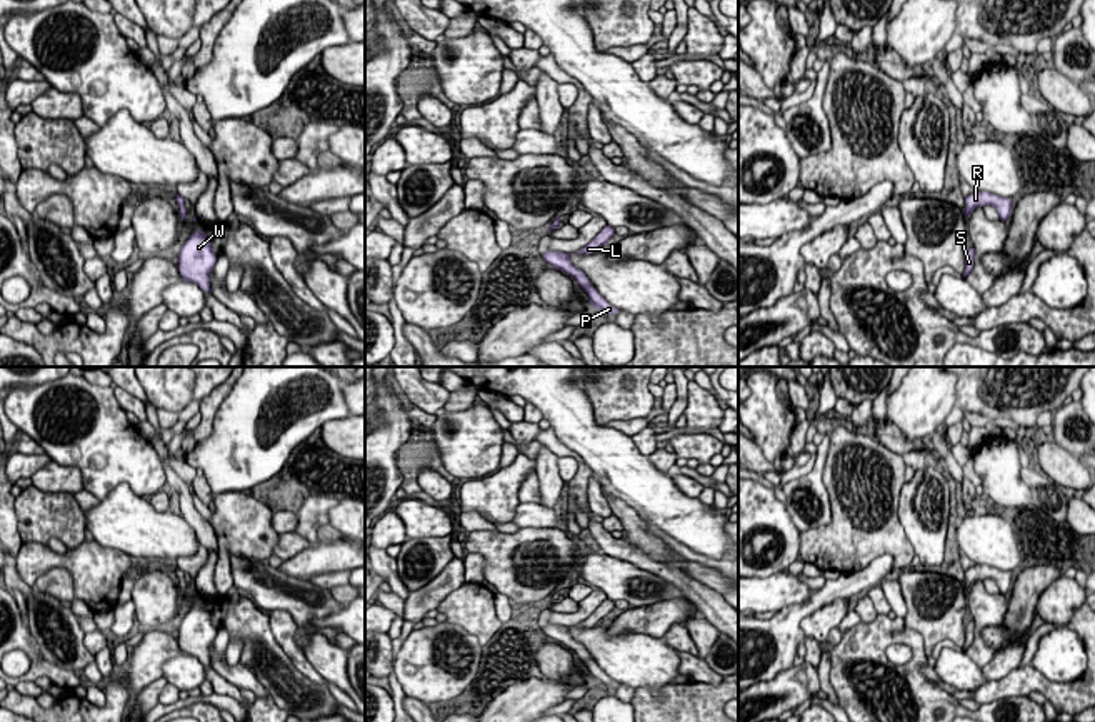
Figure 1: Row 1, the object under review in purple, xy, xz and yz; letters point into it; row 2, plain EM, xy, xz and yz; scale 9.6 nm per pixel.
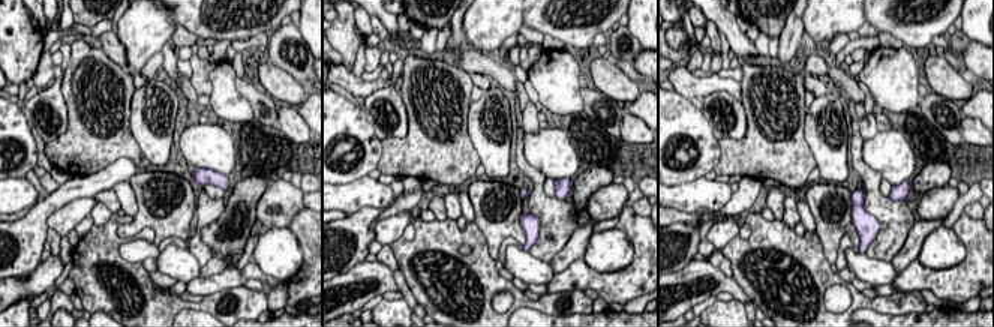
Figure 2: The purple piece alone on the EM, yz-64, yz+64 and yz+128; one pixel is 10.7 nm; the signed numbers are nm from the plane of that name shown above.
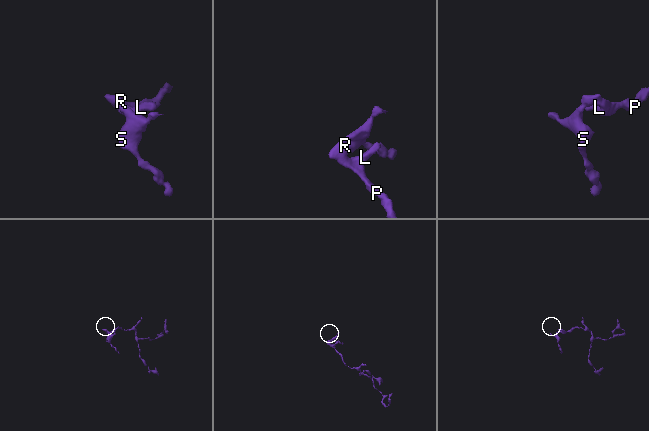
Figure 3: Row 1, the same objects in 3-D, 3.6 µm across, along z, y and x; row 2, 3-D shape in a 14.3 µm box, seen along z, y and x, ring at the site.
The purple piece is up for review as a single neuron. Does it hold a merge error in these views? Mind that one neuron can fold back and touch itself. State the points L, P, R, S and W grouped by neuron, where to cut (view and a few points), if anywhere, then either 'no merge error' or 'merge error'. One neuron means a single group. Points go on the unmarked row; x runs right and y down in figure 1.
groups L P R S W; cut none; no merge error

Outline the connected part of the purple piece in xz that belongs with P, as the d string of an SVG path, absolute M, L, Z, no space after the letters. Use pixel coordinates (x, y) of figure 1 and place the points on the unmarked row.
M550 624L550 625L545 625L542 630L545 635L552 637L555 642L560 642L567 649L573 650L580 657L580 660L588 667L590 679L593 682L597 682L602 687L613 687L613 689L618 687L618 684L613 679L610 679L598 667L598 664L590 657L588 650L572 637L568 627Z

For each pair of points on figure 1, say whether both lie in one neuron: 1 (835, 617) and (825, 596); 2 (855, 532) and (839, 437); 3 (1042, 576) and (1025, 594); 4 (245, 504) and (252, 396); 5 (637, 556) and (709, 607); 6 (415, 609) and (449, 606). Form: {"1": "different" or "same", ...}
{"1": "different", "2": "same", "3": "same", "4": "different", "5": "same", "6": "different"}

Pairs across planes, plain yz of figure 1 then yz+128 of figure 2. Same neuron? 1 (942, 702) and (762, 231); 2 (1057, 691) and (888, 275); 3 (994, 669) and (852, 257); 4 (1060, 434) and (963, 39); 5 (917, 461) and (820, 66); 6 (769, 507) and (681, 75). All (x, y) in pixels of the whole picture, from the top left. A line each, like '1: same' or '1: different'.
1: same
2: different
3: different
4: same
5: different
6: different

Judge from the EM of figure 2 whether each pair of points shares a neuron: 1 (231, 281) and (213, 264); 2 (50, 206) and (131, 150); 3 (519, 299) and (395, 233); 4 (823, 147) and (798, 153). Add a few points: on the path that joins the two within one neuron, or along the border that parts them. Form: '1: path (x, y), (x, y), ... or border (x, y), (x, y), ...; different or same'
1: border (227, 267), (200, 278); different
2: border (141, 167), (126, 158), (117, 158), (89, 174); different
3: border (402, 236), (390, 243); different
4: border (804, 116), (804, 138), (817, 167); different

